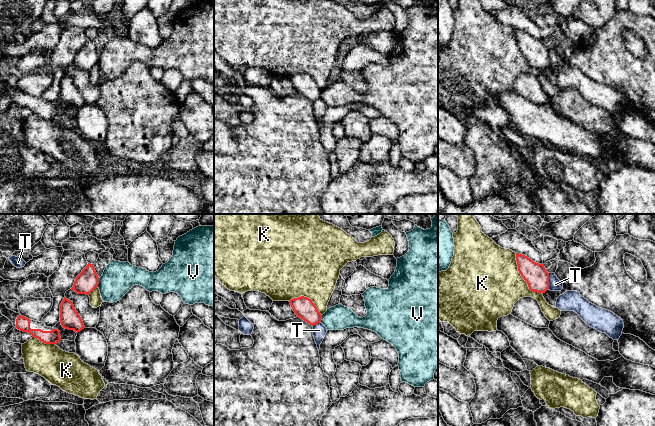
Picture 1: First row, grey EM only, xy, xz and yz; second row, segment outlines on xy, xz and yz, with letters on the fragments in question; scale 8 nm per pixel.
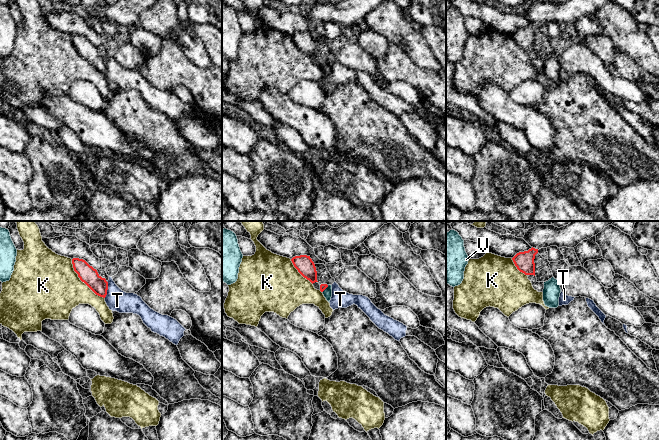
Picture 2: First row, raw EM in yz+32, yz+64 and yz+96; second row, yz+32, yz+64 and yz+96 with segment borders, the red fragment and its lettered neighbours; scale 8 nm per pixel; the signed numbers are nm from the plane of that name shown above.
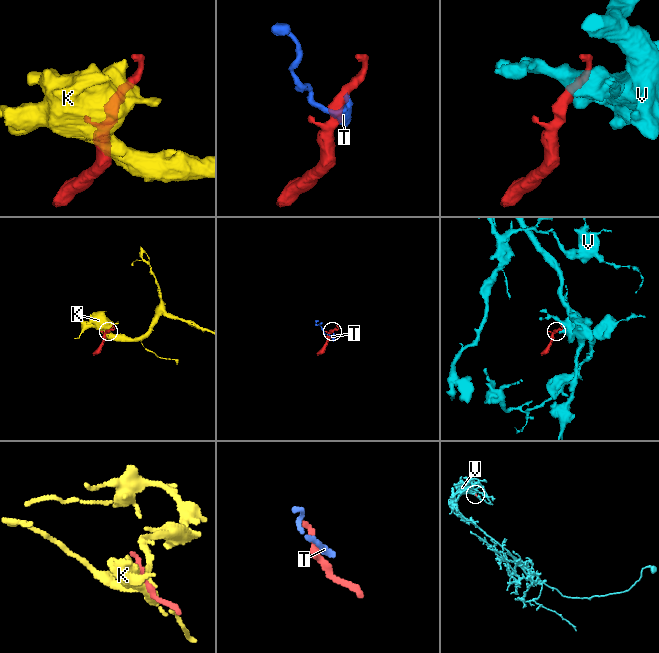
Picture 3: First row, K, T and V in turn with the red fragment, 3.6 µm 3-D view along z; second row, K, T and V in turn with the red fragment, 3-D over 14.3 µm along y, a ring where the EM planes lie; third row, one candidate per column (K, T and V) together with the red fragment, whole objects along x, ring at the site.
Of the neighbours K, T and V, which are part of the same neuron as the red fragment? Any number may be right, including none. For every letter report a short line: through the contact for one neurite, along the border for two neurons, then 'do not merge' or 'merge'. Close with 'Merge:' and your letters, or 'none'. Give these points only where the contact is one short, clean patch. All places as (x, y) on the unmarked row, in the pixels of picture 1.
K: do not merge
T: line yz (548, 49), (549, 64); do not merge
V: line xy (99, 54), (97, 62); do not merge
Merge: none

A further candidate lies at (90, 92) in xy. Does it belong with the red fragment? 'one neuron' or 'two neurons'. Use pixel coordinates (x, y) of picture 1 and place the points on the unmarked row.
two neurons

